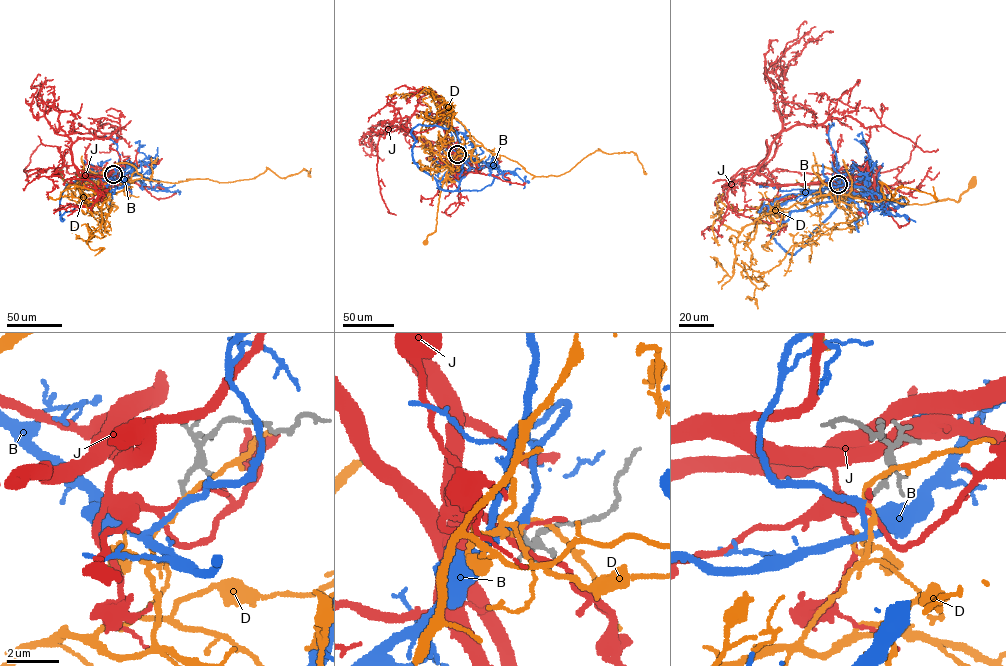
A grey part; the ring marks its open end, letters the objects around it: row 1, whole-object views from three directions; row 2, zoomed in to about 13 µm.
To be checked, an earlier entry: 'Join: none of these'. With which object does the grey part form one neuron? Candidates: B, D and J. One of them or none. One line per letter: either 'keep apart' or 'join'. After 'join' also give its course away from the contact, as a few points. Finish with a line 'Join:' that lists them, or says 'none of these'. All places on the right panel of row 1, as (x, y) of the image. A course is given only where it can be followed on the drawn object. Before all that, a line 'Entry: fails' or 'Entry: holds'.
Entry: fails
B: join; course (838, 184), (855, 174), (875, 199), (904, 206), (901, 196), (880, 207), (860, 192)
D: keep apart
J: keep apart
Join: B

